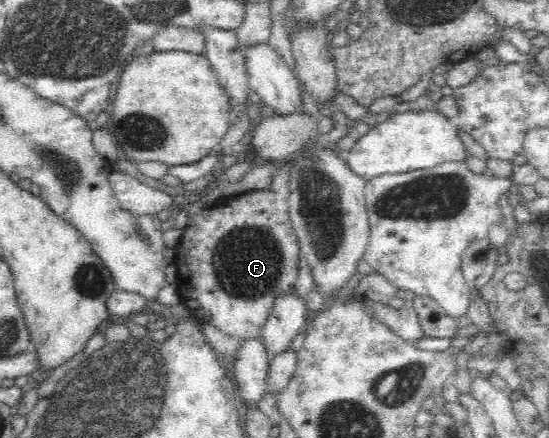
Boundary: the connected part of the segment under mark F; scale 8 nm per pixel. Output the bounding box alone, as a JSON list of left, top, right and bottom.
[175,161,299,340]

